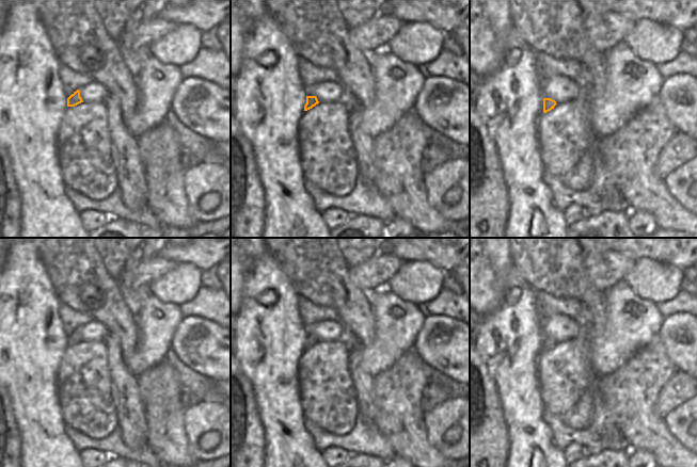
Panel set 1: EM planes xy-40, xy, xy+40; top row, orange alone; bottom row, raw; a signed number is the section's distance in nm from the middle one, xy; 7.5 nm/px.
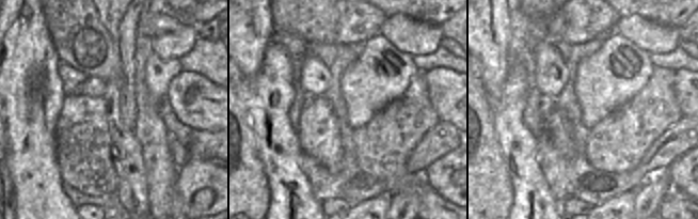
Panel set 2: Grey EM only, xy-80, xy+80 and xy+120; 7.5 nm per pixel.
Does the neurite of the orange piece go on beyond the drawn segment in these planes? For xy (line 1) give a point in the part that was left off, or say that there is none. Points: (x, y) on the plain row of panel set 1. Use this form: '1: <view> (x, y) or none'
1: none

